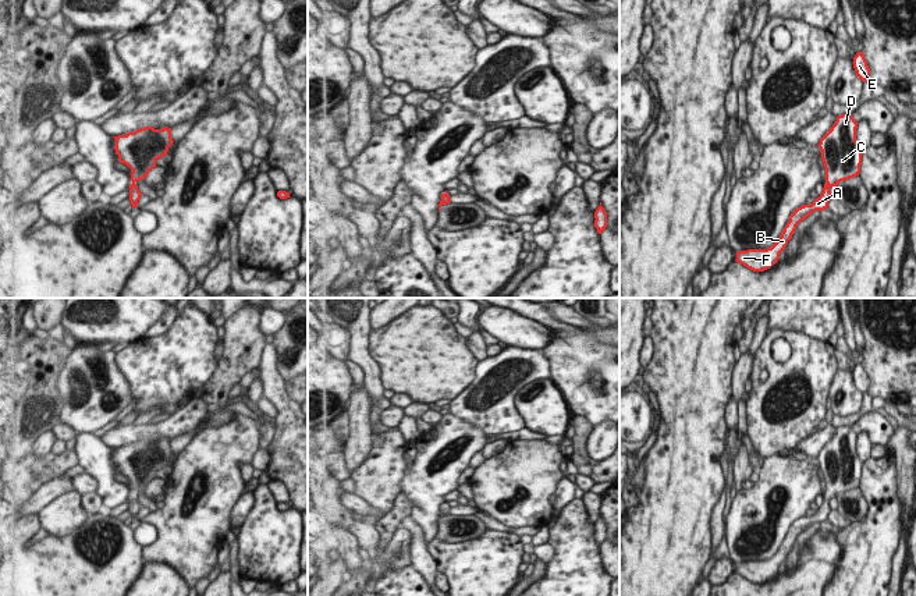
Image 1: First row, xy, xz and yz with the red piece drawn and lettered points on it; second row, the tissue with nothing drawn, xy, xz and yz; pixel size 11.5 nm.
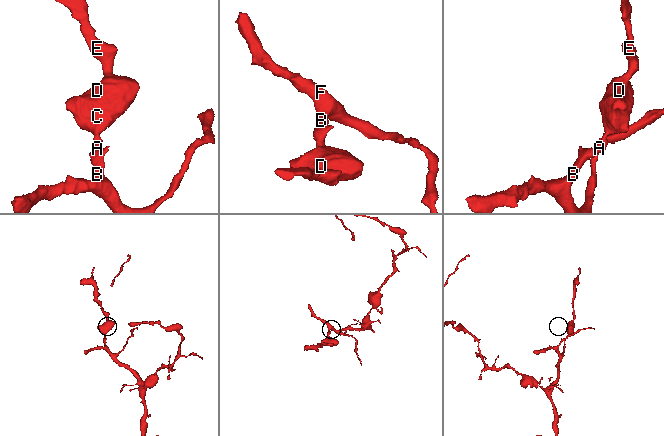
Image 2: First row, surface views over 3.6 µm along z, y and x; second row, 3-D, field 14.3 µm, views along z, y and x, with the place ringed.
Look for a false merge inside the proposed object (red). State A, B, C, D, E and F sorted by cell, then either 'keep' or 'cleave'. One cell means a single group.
A B C D E F | keep

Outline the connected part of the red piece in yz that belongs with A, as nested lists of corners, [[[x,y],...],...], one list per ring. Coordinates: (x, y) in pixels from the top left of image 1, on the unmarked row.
[[[852,426],[837,429],[835,436],[820,451],[819,460],[826,480],[826,496],[821,507],[812,517],[803,517],[789,528],[781,549],[771,560],[748,561],[736,564],[736,574],[753,583],[764,583],[775,577],[780,565],[785,561],[788,553],[796,542],[796,538],[816,522],[824,522],[831,512],[831,499],[841,493],[853,490],[860,485],[862,466],[856,451],[858,434]]]

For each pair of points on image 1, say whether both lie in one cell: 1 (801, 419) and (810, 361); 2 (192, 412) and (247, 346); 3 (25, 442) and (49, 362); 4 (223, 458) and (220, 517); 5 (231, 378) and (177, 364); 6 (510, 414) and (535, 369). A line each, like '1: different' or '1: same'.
1: same
2: different
3: same
4: same
5: different
6: same

